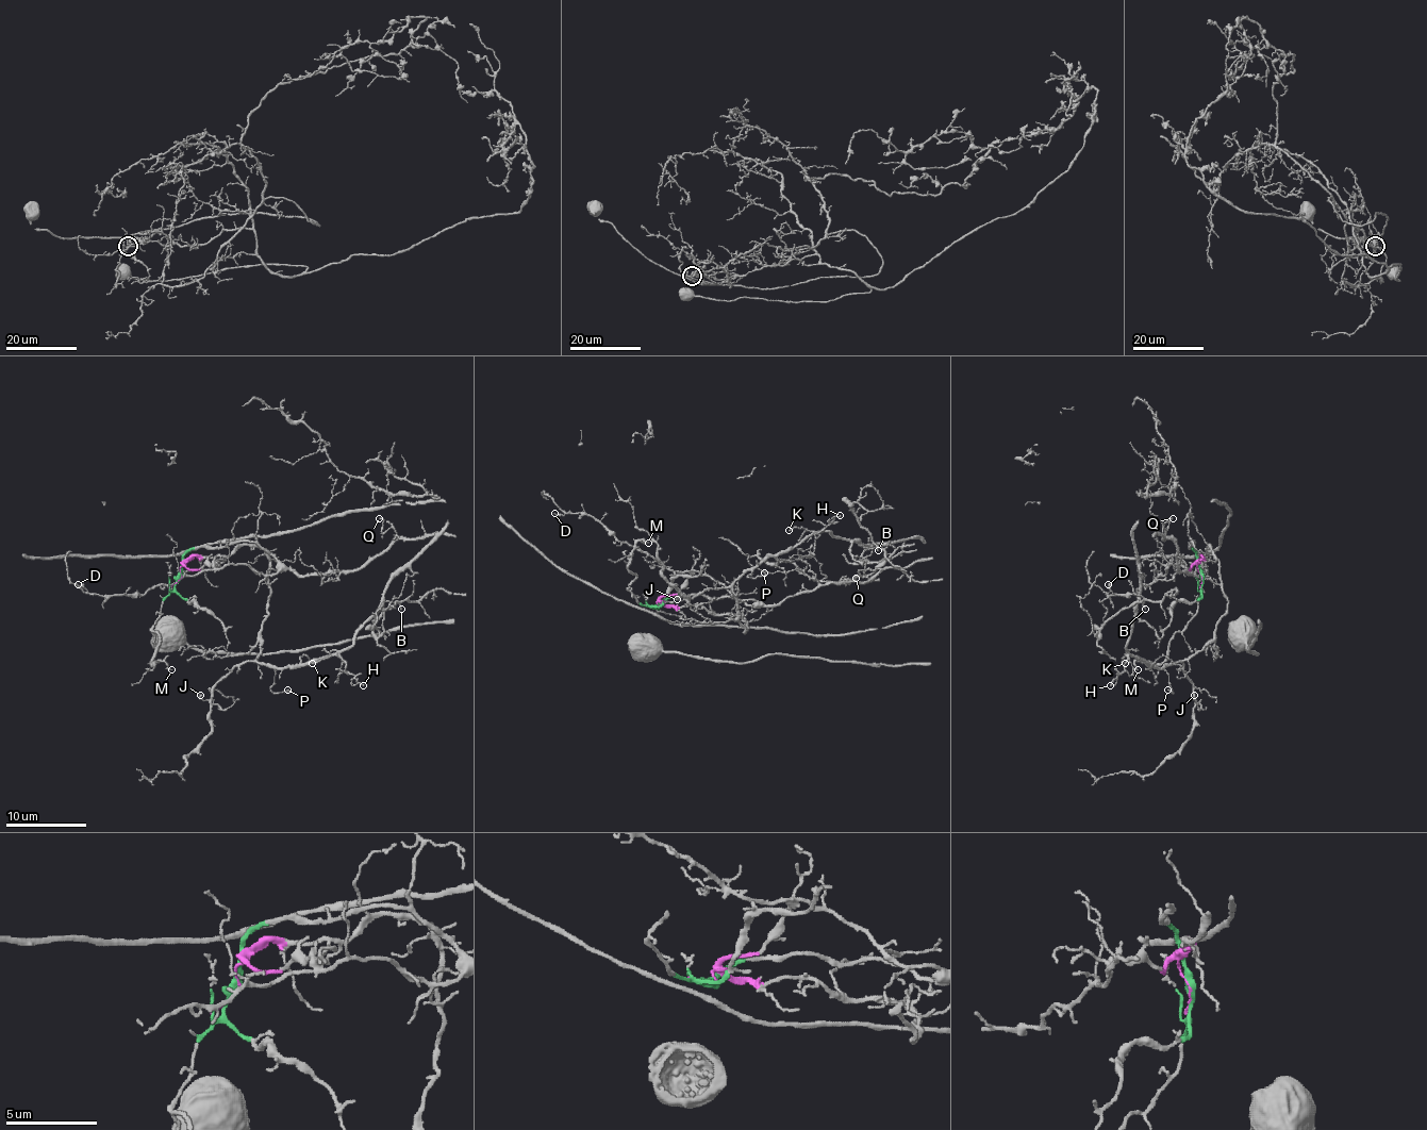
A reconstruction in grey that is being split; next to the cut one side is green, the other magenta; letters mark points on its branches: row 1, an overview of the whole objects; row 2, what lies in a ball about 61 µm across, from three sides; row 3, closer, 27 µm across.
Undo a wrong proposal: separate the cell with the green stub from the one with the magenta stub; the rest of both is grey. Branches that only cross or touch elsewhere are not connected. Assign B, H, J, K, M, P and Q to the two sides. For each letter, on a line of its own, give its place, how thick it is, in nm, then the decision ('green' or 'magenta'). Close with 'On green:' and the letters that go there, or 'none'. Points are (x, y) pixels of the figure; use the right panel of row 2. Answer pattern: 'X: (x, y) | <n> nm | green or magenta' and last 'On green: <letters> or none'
B: (1145, 609) | 110 nm | magenta
H: (1110, 685) | 90 nm | magenta
J: (1194, 695) | 130 nm | magenta
K: (1125, 663) | 110 nm | magenta
M: (1138, 669) | 140 nm | green
P: (1167, 690) | 130 nm | magenta
Q: (1173, 518) | 110 nm | green
On green: M, Q

